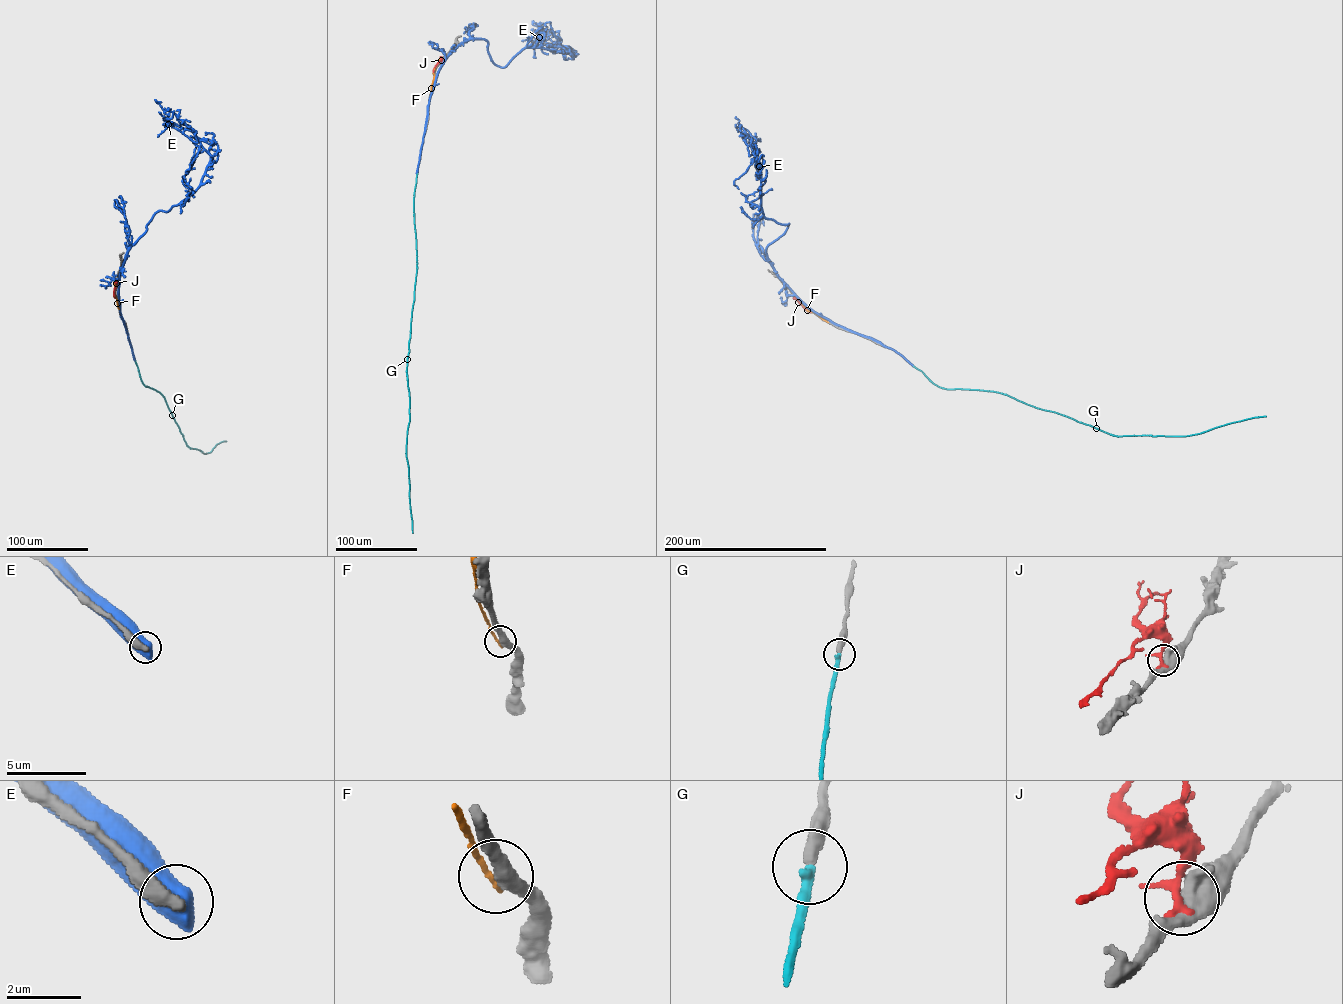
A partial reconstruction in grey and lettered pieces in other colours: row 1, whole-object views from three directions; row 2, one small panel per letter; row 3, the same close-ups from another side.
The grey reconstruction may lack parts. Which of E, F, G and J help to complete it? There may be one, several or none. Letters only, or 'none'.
G

